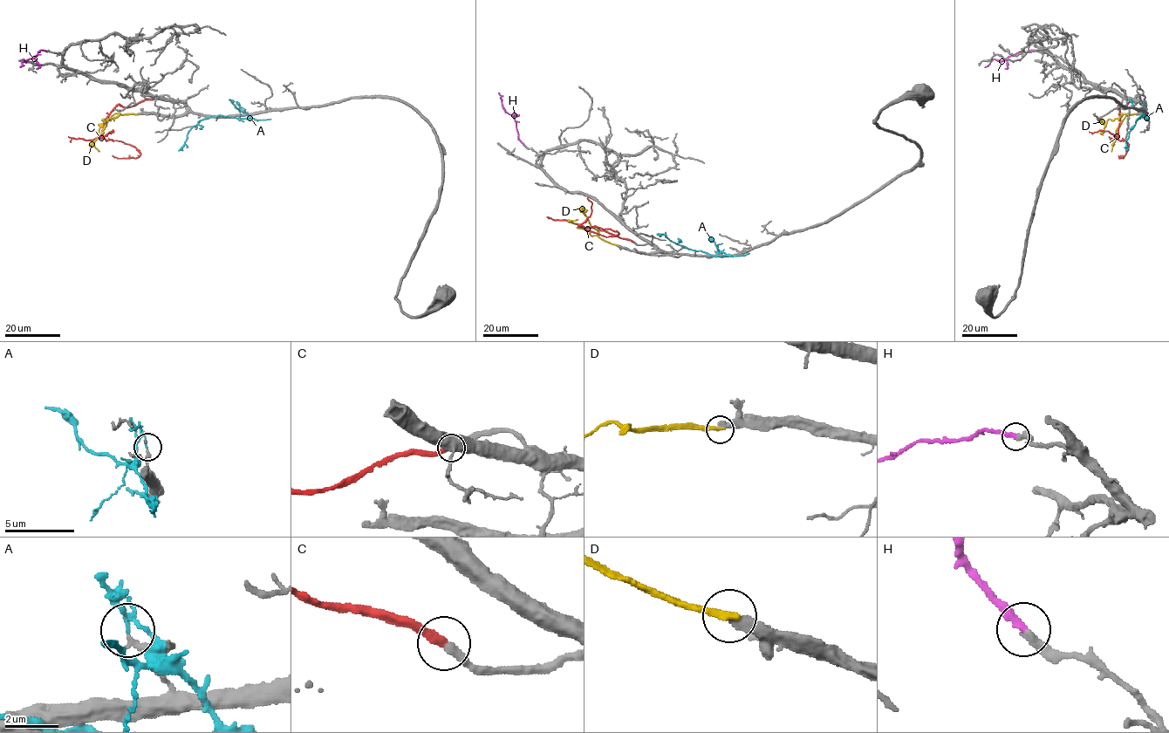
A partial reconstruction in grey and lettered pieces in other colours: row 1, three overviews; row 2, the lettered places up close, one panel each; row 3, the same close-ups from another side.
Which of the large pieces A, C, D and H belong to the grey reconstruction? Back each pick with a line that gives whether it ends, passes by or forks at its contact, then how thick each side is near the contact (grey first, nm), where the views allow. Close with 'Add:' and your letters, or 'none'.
C: it ends; calibres 280 and 320 nm
H: it ends; calibres 360 and 320 nm
Add: C, H

